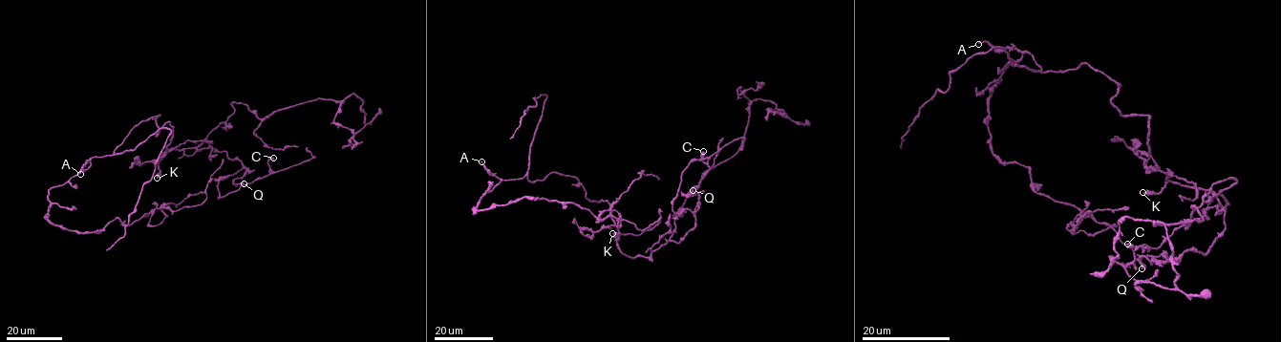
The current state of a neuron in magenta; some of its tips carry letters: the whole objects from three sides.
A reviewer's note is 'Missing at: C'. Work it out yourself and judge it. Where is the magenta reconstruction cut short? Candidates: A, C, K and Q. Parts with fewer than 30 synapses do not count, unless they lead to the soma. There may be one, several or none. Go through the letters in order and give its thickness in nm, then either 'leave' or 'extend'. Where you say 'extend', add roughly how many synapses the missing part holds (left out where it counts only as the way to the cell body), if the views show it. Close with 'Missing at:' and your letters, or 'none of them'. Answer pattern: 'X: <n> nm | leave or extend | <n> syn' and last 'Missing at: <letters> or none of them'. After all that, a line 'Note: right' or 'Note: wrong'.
A: 260 nm | extend | 60 syn
C: 320 nm | leave
K: 360 nm | leave
Q: 440 nm | leave
Missing at: A
Note: wrong

